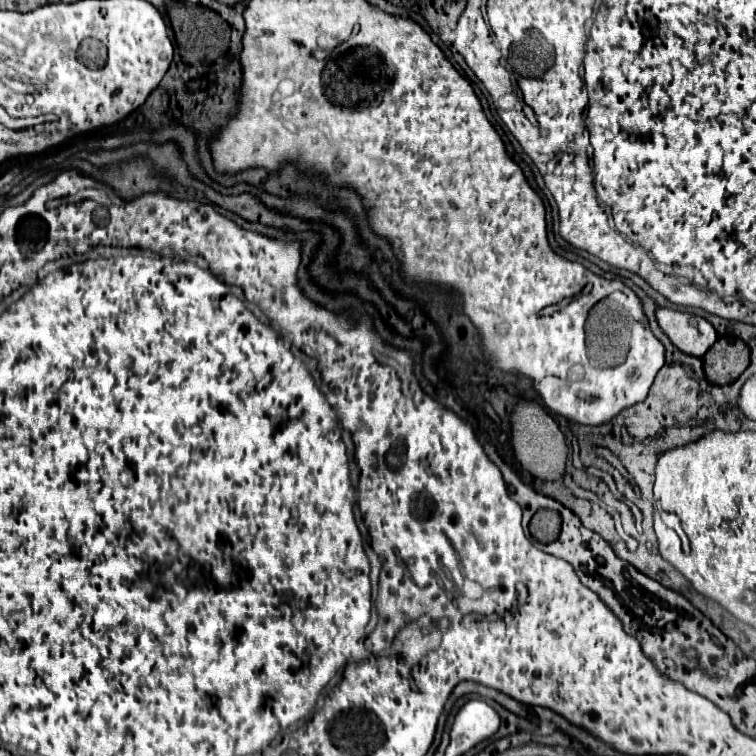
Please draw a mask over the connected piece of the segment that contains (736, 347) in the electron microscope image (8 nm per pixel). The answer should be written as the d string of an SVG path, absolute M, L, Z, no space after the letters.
M722 336L706 352L706 378L712 384L732 384L750 364L750 348L738 338Z

